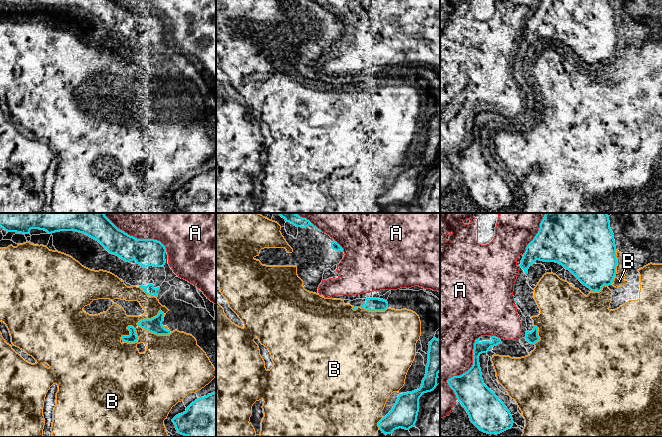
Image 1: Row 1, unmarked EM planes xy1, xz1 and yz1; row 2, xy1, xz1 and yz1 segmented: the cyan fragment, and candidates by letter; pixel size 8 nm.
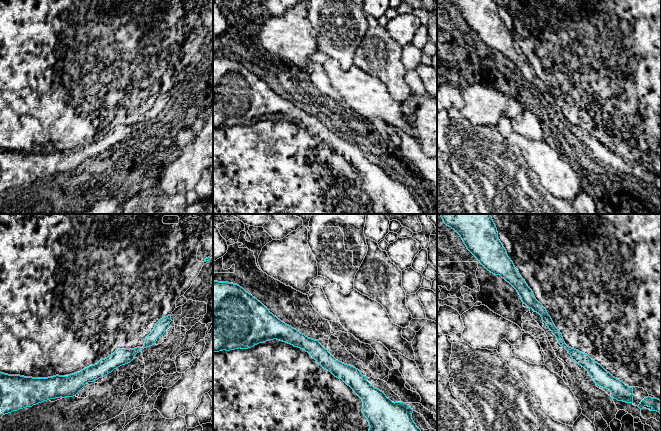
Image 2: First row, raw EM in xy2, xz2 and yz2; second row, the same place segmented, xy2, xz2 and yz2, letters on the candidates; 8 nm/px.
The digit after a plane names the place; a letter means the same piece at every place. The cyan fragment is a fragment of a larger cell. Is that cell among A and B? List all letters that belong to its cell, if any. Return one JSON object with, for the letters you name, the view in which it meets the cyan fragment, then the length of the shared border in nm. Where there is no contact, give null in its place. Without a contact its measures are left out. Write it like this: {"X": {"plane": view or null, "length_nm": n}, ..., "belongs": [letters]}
{"belongs": []}

